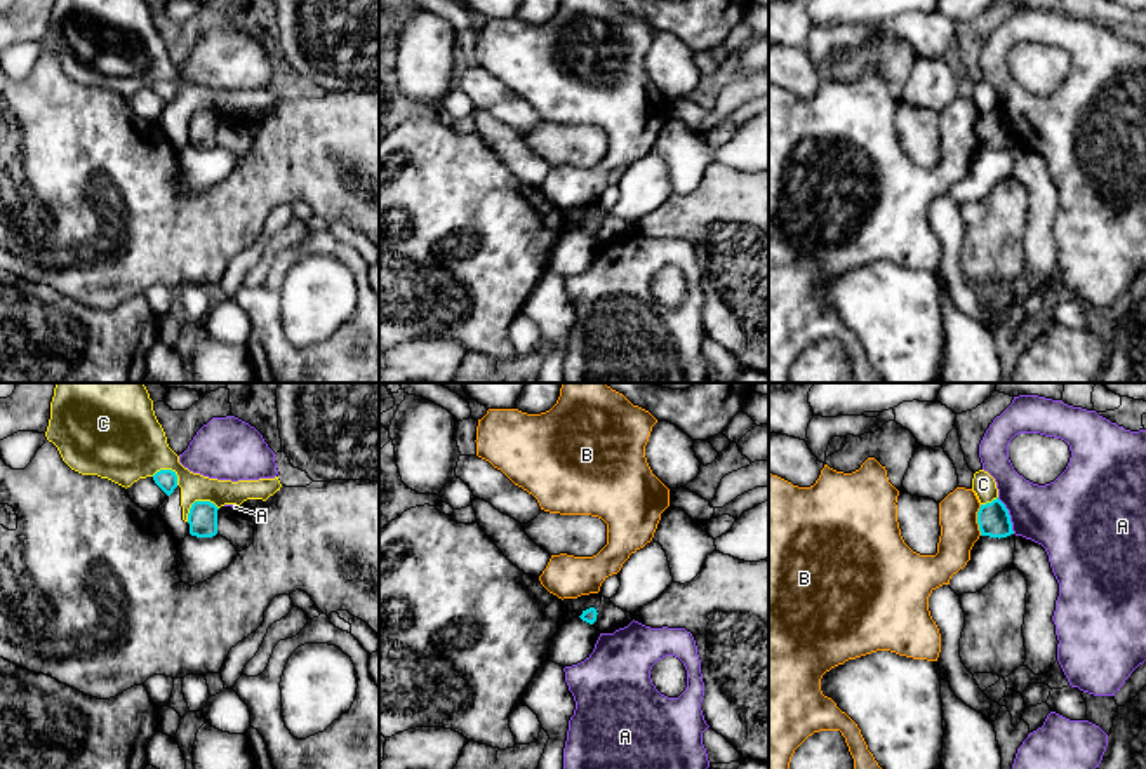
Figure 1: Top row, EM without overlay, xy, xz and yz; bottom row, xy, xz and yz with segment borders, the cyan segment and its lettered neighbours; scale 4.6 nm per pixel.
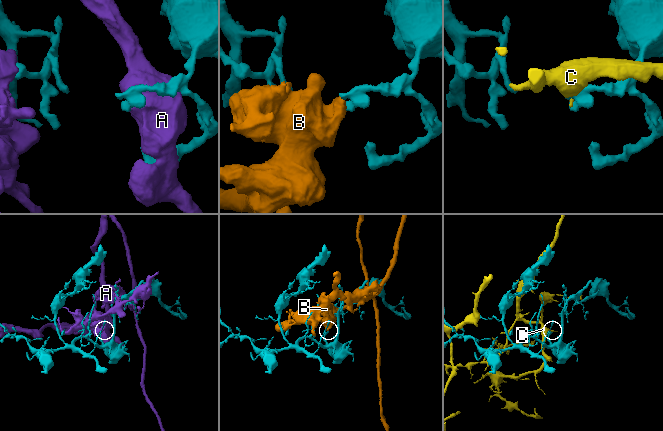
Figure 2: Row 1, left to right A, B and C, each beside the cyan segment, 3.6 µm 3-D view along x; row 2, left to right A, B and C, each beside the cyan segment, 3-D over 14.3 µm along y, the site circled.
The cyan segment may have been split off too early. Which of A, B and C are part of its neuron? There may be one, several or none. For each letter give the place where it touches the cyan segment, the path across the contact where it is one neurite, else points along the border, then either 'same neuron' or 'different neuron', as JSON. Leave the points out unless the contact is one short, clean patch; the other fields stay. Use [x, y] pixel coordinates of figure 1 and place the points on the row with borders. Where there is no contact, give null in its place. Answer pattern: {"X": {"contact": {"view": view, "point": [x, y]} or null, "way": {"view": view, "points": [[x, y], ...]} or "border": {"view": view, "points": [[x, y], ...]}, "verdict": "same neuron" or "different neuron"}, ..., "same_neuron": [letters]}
{"A": {"contact": {"view": "yz", "point": [1009, 515]}, "verdict": "different neuron"}, "B": {"contact": {"view": "yz", "point": [978, 521]}, "verdict": "different neuron"}, "C": {"contact": {"view": "xy", "point": [197, 501]}, "border": {"view": "xy", "points": [[218, 508], [209, 501], [195, 501], [186, 521]]}, "verdict": "different neuron"}, "same_neuron": []}

